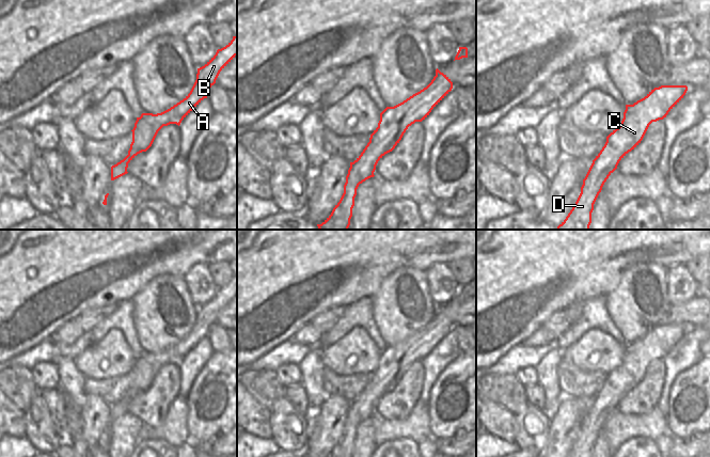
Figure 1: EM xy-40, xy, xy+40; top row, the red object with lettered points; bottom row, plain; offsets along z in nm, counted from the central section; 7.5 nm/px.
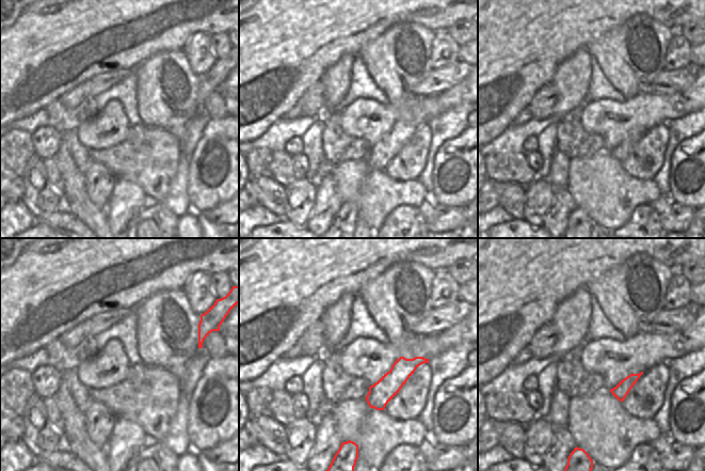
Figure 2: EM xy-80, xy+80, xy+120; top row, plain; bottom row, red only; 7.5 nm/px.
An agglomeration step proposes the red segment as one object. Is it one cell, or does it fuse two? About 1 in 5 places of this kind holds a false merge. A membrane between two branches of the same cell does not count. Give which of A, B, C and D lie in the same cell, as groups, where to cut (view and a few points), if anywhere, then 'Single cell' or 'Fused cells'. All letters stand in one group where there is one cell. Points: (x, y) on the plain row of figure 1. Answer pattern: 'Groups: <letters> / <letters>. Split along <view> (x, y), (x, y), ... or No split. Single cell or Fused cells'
Groups: A B C D. No split. Single cell

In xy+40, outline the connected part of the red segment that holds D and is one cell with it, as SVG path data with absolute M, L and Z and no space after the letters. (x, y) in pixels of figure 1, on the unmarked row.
M661 325L633 344L626 344L624 358L613 369L583 419L581 432L566 457L591 457L594 443L619 400L643 379L652 361L663 359L683 337L687 325Z

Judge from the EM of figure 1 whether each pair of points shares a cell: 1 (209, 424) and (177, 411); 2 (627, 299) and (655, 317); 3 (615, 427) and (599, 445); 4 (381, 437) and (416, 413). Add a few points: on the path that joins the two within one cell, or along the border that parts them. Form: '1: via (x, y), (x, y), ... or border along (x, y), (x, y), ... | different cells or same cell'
1: border along (185, 397), (187, 406), (186, 425), (190, 439) | different cells
2: via (633, 305), (648, 314) | same cell
3: border along (601, 429), (609, 445) | different cells
4: via (390, 430), (401, 429), (409, 422) | same cell

